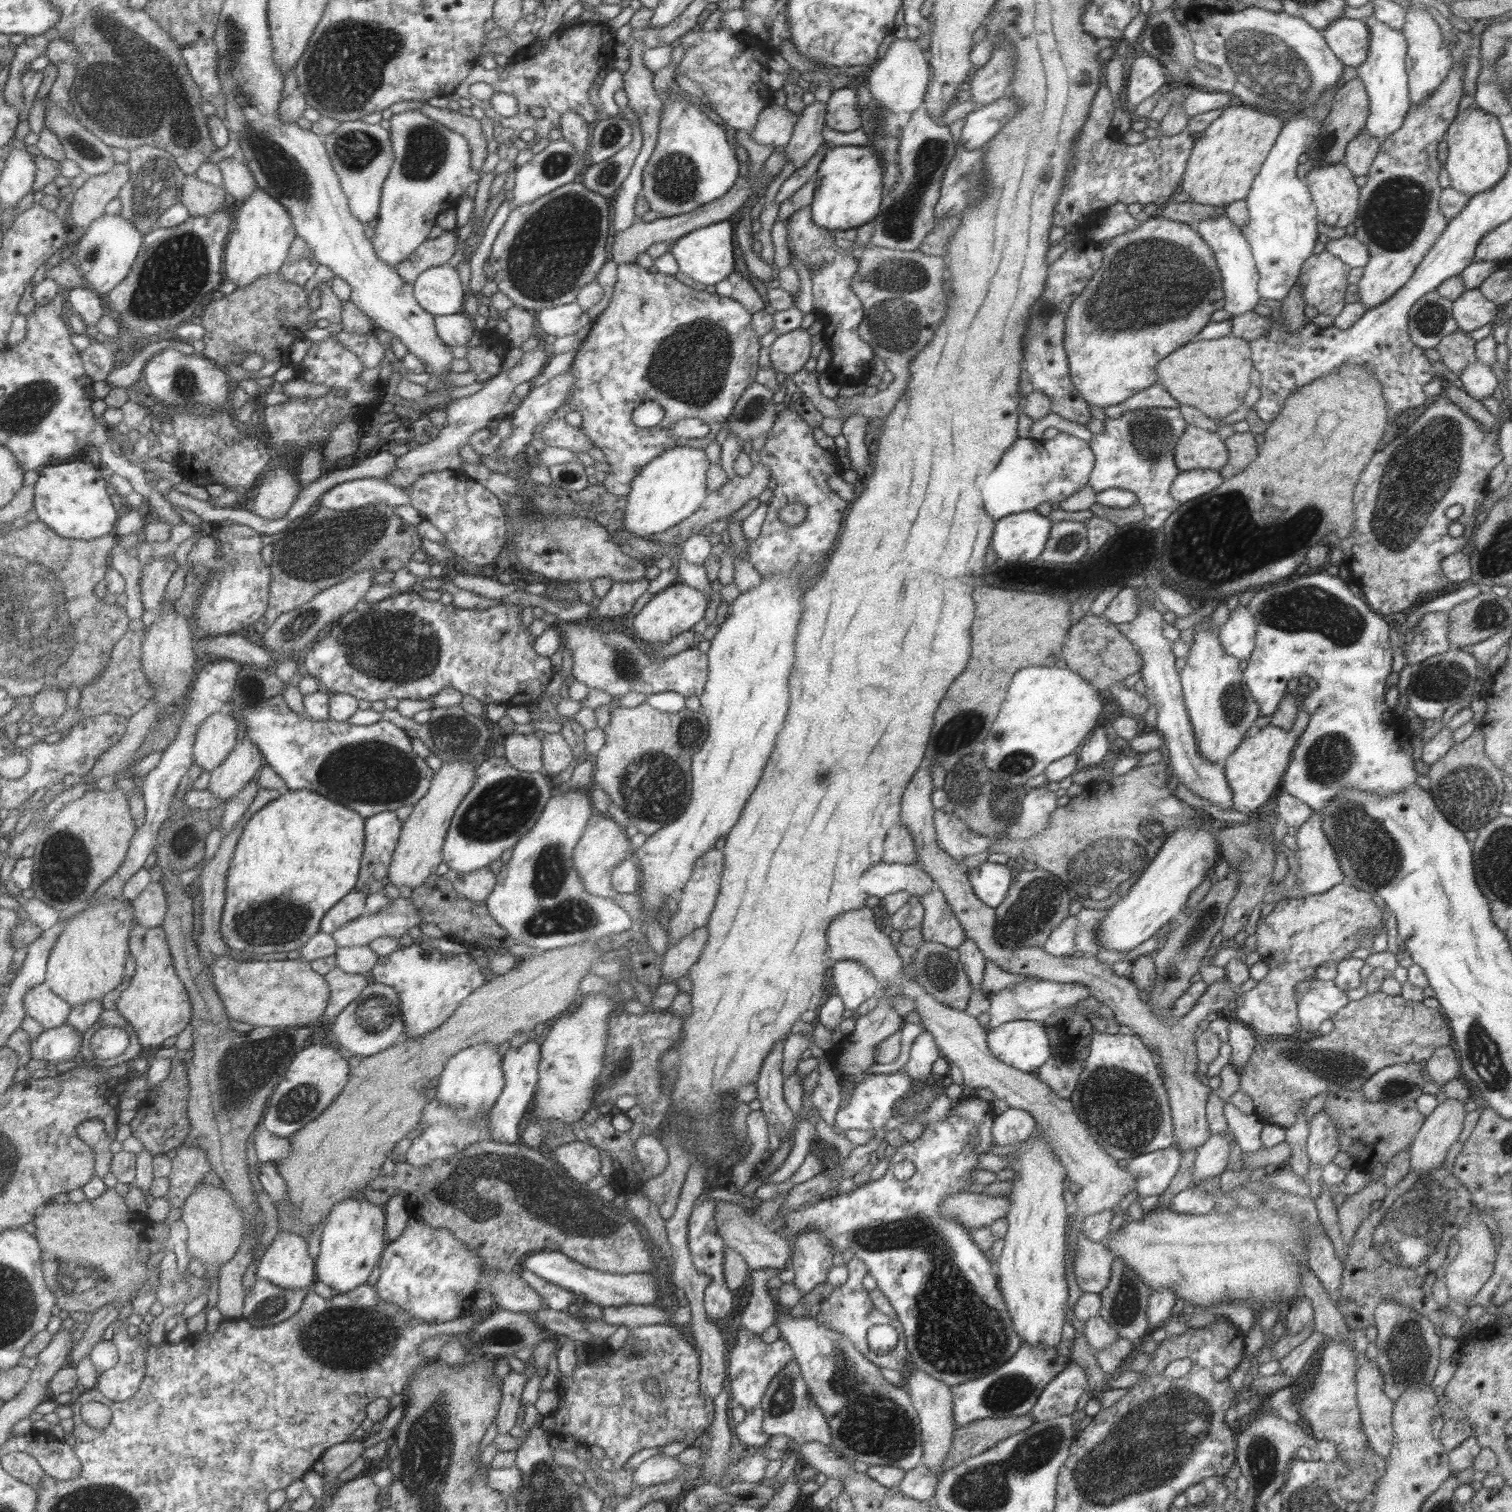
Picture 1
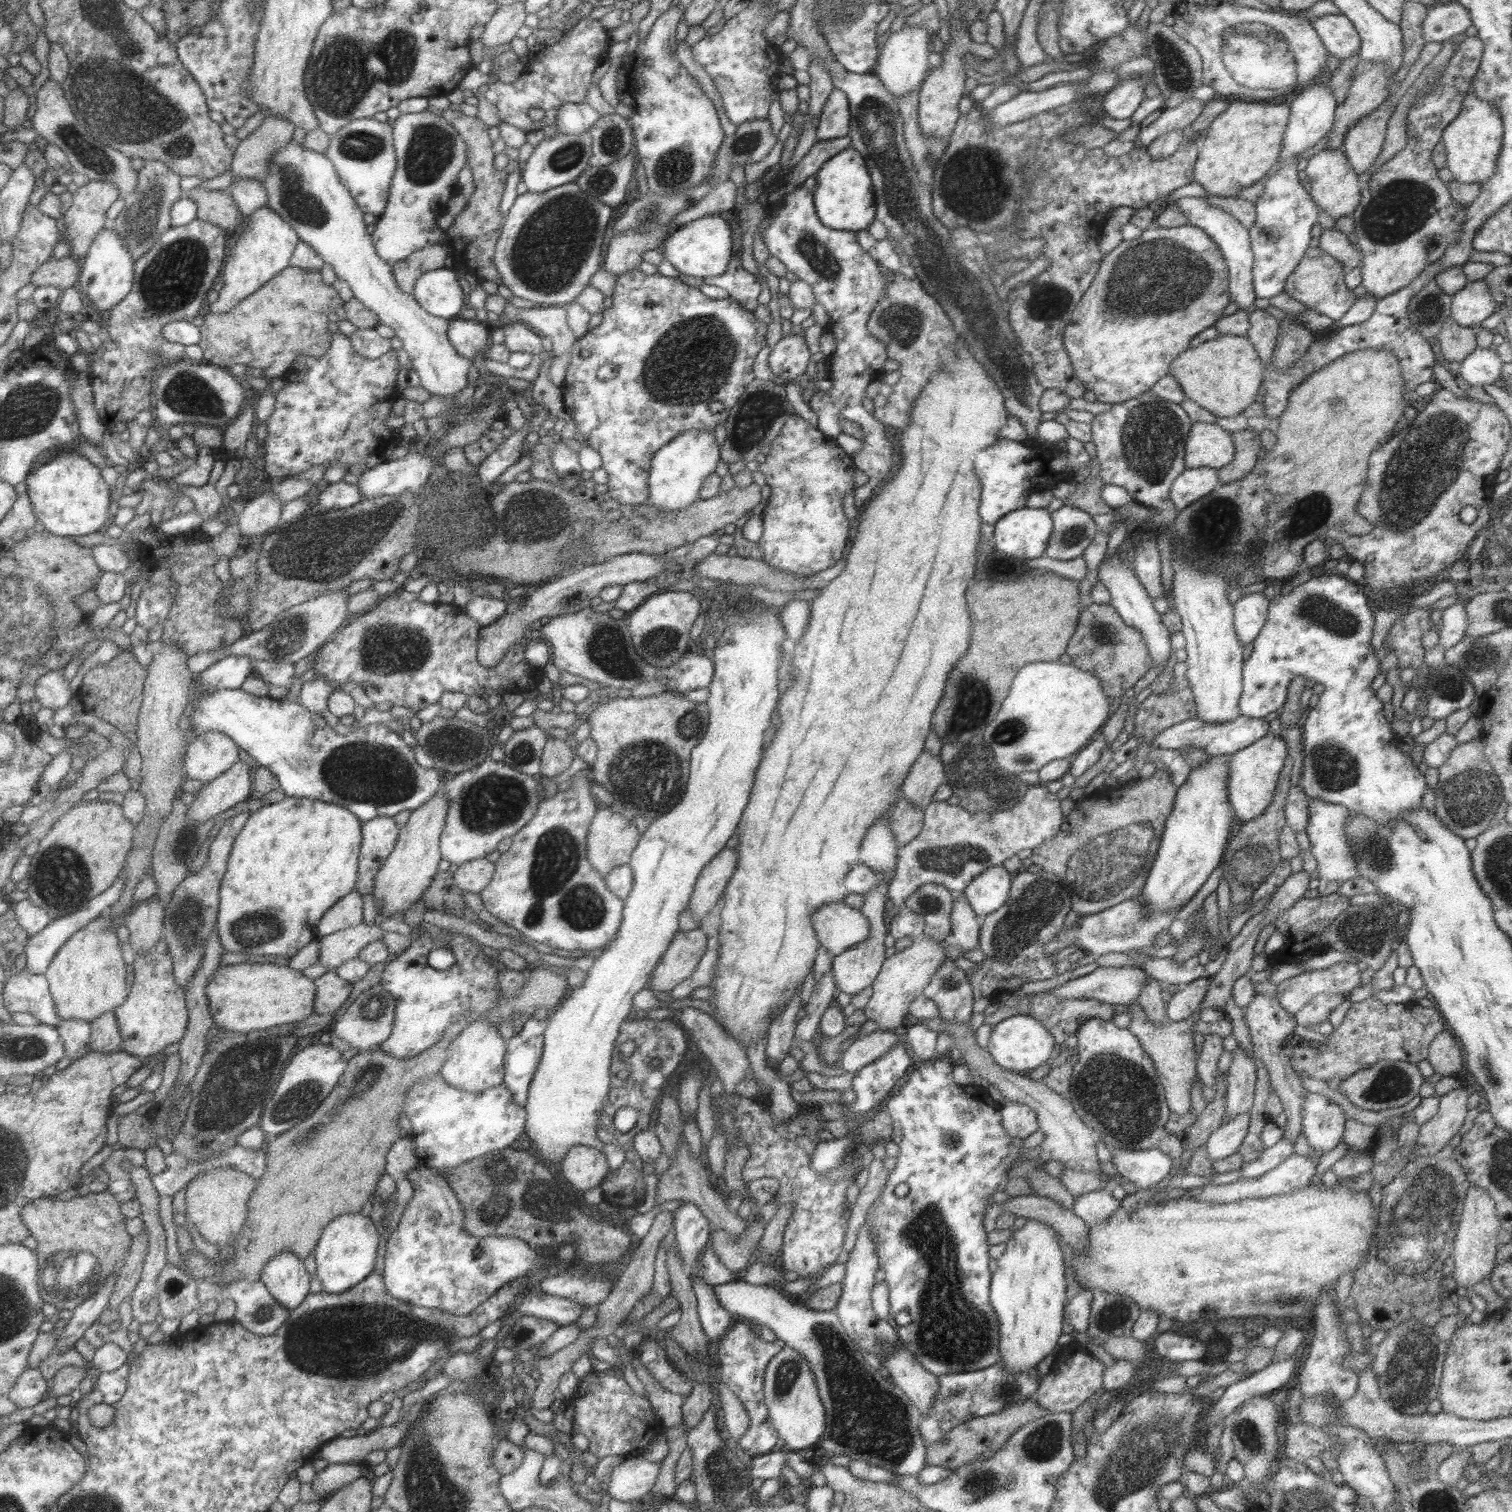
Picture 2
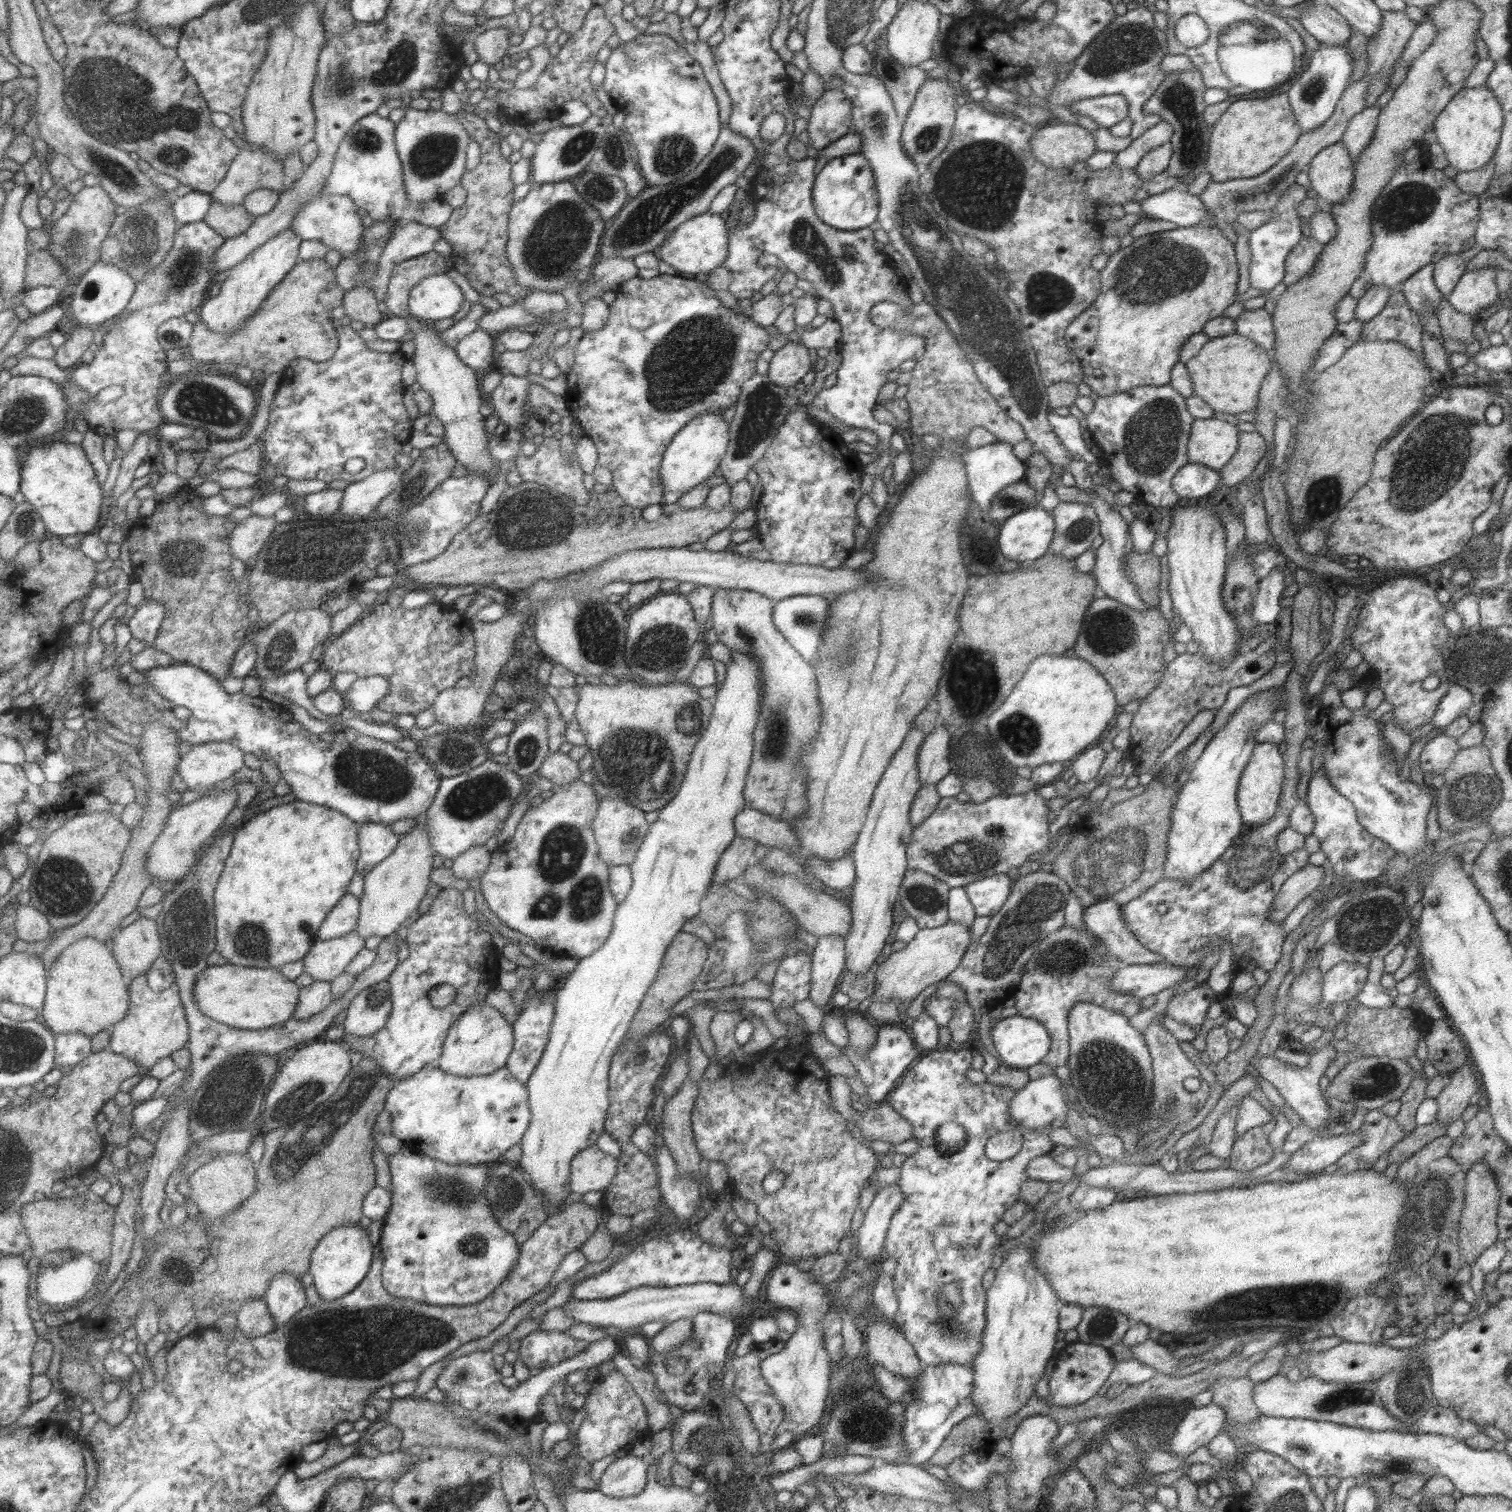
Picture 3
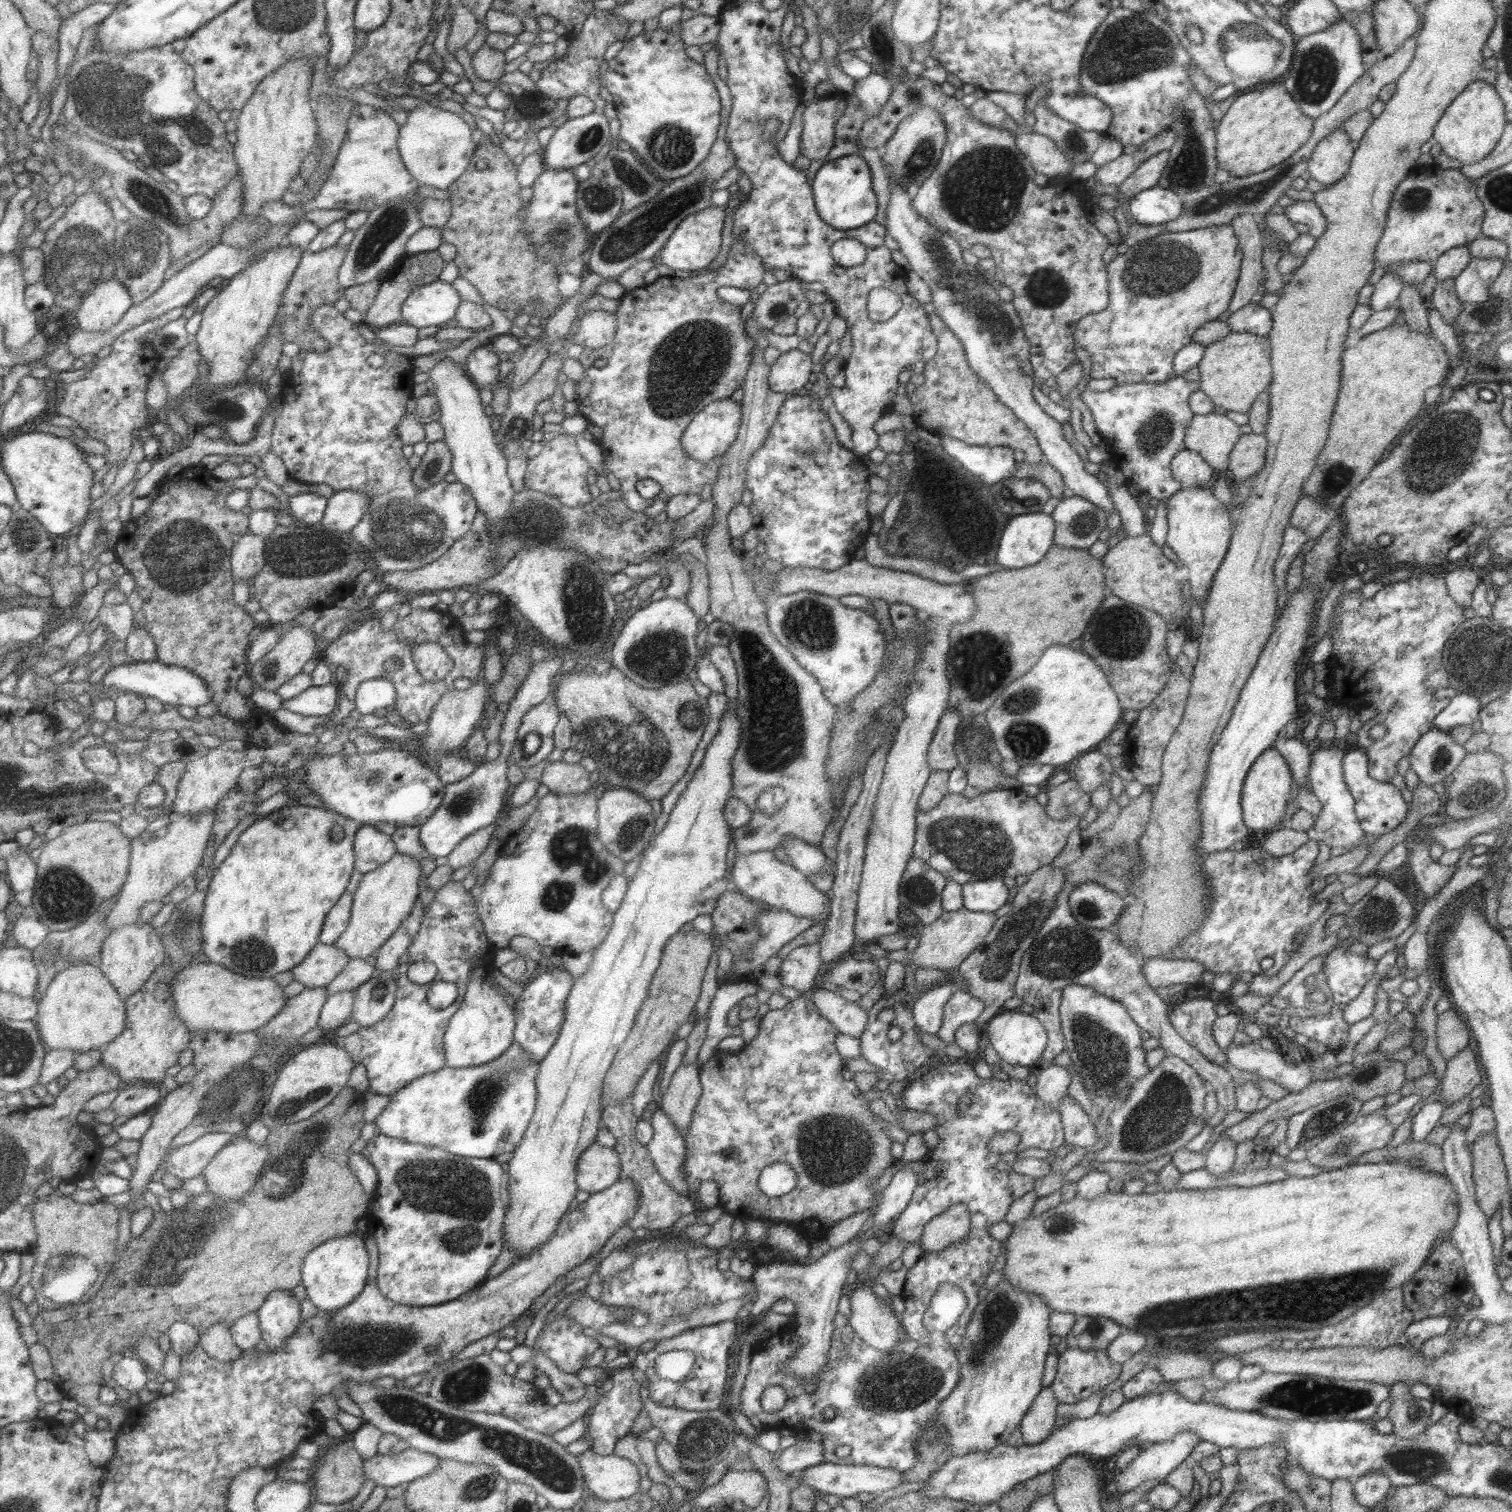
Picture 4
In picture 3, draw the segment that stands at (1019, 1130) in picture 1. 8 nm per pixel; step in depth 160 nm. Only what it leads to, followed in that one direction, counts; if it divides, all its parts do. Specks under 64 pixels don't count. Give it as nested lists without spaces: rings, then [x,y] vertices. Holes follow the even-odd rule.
[[[1054,1073],[1029,1079],[1011,1097],[1008,1108],[1011,1118],[1025,1131],[1061,1122],[1067,1111],[1060,1080]]]

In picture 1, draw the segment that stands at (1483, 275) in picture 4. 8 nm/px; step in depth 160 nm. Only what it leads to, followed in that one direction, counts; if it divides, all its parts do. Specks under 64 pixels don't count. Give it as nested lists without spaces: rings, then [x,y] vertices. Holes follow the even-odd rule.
[[[1465,289],[1452,301],[1452,317],[1462,331],[1470,333],[1487,322],[1495,323],[1501,307],[1487,300],[1479,289]]]

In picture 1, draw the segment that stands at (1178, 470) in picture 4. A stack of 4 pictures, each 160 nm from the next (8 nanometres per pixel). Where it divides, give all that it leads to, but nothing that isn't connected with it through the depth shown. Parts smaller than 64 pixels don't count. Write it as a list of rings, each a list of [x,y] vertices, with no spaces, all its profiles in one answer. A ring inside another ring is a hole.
[[[1209,469],[1179,471],[1172,480],[1168,491],[1171,498],[1184,503],[1217,488],[1222,480],[1218,471]]]

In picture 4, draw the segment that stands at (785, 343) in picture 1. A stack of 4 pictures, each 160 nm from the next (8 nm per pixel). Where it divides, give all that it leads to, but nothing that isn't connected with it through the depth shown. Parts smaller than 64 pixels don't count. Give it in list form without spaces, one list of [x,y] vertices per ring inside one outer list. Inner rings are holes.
[[[797,349],[780,353],[770,366],[767,383],[772,392],[791,393],[805,387],[811,370],[811,357]]]

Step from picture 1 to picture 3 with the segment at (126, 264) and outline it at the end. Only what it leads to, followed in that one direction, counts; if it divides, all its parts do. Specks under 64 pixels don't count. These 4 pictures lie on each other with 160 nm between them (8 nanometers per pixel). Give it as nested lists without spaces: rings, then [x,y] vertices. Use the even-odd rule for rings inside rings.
[[[100,260],[72,287],[69,305],[72,308],[70,324],[94,328],[118,317],[128,308],[137,286],[134,277],[126,269],[119,268],[117,264]]]

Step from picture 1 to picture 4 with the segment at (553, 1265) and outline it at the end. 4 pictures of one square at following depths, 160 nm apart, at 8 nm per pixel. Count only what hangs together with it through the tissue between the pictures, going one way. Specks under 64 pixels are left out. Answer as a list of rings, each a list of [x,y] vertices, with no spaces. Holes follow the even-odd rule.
[[[383,1133],[369,1140],[362,1154],[380,1174],[373,1204],[367,1212],[367,1224],[378,1240],[378,1285],[383,1294],[400,1305],[430,1307],[449,1303],[481,1287],[489,1279],[490,1268],[499,1258],[504,1242],[503,1170],[499,1162],[495,1158],[460,1157],[441,1148],[428,1148]]]

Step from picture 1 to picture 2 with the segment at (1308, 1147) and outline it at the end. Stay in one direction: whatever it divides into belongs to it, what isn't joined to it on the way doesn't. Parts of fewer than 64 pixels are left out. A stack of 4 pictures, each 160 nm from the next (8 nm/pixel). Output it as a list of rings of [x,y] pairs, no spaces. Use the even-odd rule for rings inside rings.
[[[1307,1091],[1301,1110],[1302,1132],[1312,1151],[1322,1155],[1341,1142],[1343,1122],[1347,1117],[1339,1105],[1324,1095]]]

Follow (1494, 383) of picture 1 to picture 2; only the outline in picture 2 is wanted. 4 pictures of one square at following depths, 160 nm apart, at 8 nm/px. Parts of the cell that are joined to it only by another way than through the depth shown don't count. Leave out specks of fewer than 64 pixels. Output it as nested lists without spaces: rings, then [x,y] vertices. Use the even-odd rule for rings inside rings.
[[[1475,347],[1461,362],[1457,373],[1470,386],[1493,385],[1503,363],[1494,348]]]

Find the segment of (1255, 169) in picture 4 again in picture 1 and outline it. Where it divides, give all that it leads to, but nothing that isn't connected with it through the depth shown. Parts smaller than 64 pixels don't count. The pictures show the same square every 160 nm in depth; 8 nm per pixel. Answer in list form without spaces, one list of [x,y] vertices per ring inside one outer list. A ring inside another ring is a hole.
[[[1229,104],[1223,108],[1222,113],[1196,135],[1185,172],[1179,181],[1179,191],[1186,192],[1193,202],[1223,208],[1235,200],[1243,200],[1283,121],[1280,116],[1259,112],[1257,108],[1245,105]]]

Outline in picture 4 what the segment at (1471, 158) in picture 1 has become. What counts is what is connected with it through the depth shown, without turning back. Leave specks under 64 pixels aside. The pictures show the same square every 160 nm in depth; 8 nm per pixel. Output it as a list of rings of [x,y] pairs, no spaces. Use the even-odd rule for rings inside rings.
[[[1485,81],[1470,82],[1443,111],[1435,124],[1432,137],[1441,150],[1462,164],[1473,164],[1491,152],[1506,125],[1504,104],[1492,85]]]

